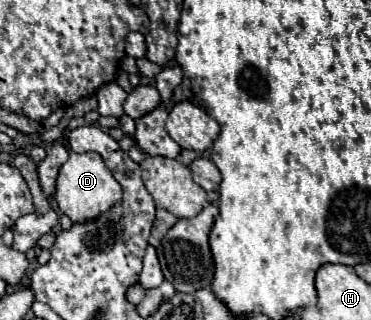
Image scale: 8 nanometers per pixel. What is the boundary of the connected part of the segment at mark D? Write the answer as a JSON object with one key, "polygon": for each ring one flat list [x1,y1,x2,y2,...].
{"polygon":[[69,149,69,161,61,167,57,177,55,201,59,211,67,215,73,223,87,223,89,219,97,219,113,205,121,203,121,185,115,181,111,171,105,167,99,153,73,153]]}

